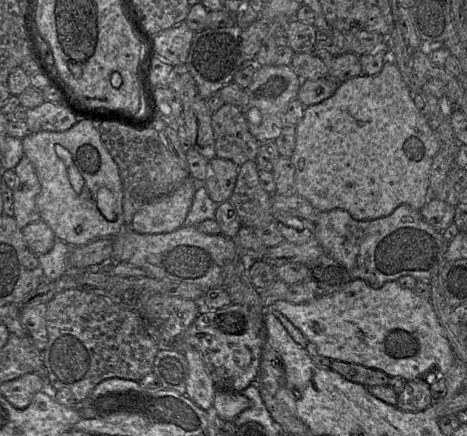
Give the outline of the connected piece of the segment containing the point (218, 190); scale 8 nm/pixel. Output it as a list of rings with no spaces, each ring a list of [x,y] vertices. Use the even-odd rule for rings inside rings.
[[[219,157],[209,161],[209,174],[204,186],[212,201],[220,204],[230,199],[237,180],[238,167],[233,161]]]

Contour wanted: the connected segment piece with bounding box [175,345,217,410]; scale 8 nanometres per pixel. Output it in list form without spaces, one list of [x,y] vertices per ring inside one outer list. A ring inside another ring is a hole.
[[[182,345],[175,347],[185,354],[188,362],[187,397],[203,410],[209,410],[213,406],[217,389],[201,354],[192,346]]]

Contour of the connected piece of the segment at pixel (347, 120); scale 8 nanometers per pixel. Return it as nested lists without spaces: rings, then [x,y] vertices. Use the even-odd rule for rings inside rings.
[[[387,59],[379,73],[377,73],[375,75],[371,75],[371,76],[362,74],[360,76],[348,79],[348,80],[340,83],[338,85],[336,91],[334,92],[334,94],[332,96],[330,96],[329,98],[323,100],[322,102],[320,102],[318,104],[309,105],[309,106],[305,107],[303,117],[295,125],[295,148],[294,148],[292,155],[290,156],[291,163],[295,170],[294,177],[295,177],[295,187],[297,190],[297,194],[303,196],[306,200],[308,200],[313,205],[313,207],[316,208],[317,211],[329,211],[329,210],[332,210],[335,208],[339,208],[339,209],[343,209],[343,210],[347,211],[352,216],[352,218],[354,218],[355,220],[359,220],[359,221],[372,220],[372,219],[388,216],[398,206],[403,205],[403,204],[409,205],[413,209],[419,211],[425,205],[427,200],[430,198],[430,192],[429,192],[430,169],[431,169],[431,165],[433,162],[433,158],[435,157],[435,155],[437,154],[437,152],[440,149],[440,141],[439,141],[439,138],[438,138],[436,132],[430,128],[426,119],[420,114],[420,112],[416,108],[416,106],[413,102],[413,94],[415,91],[418,91],[418,90],[412,90],[405,83],[397,64],[393,60]]]

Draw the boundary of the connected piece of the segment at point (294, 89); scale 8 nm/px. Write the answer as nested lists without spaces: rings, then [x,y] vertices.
[[[290,65],[257,66],[252,83],[244,89],[240,107],[249,131],[260,143],[274,141],[285,126],[284,114],[289,102],[297,97],[303,80]]]

